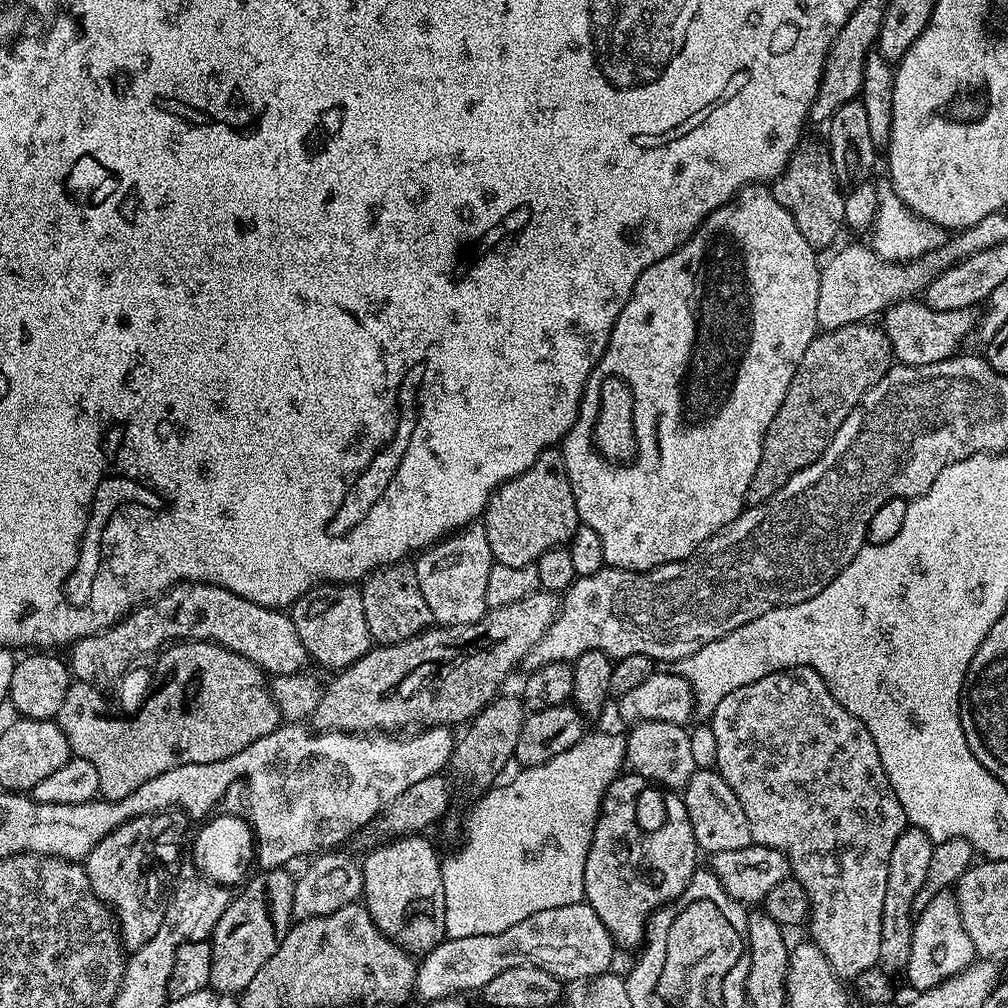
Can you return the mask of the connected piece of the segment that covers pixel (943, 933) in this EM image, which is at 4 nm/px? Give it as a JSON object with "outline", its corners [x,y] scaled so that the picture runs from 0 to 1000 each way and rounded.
{"outline":[[[938,883],[924,891],[923,897],[908,910],[903,935],[903,950],[899,967],[906,981],[931,978],[970,951],[968,939],[954,919],[950,895],[943,884]]]}

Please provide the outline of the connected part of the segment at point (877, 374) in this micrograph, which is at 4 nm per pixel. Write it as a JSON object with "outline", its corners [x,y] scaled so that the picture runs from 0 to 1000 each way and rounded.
{"outline":[[[854,319],[829,325],[826,329],[814,328],[804,339],[788,367],[779,397],[760,427],[756,454],[752,466],[748,466],[748,474],[744,474],[740,493],[743,501],[760,499],[788,474],[788,470],[811,456],[825,438],[831,423],[849,406],[854,393],[881,370],[887,357],[885,344],[876,324],[869,322],[868,325],[865,321],[868,320]]]}

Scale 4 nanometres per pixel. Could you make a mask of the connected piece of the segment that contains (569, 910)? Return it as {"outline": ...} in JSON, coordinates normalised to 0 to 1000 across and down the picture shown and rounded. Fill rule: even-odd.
{"outline":[[[582,895],[566,897],[565,899],[550,899],[550,903],[534,903],[534,907],[526,907],[518,915],[506,919],[506,923],[498,923],[494,927],[474,927],[470,931],[441,931],[431,942],[420,945],[413,961],[412,987],[417,987],[422,994],[438,992],[442,988],[461,986],[478,982],[486,970],[494,970],[498,962],[506,962],[510,958],[537,960],[557,974],[563,972],[579,972],[590,970],[608,959],[607,947],[612,947],[613,941],[607,935],[605,923],[597,919],[597,911],[589,907]]]}

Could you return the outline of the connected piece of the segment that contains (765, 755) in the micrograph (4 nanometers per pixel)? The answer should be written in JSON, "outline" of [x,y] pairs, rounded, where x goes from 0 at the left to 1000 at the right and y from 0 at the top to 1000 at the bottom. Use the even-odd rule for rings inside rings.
{"outline":[[[780,663],[776,667],[765,667],[760,673],[752,673],[752,677],[744,677],[744,681],[732,681],[728,688],[720,688],[716,696],[706,705],[704,720],[708,724],[708,736],[712,736],[709,765],[728,784],[732,796],[736,796],[736,804],[740,804],[740,812],[744,814],[744,827],[747,837],[770,841],[782,852],[785,868],[798,879],[802,888],[804,904],[800,922],[805,936],[811,937],[823,958],[834,973],[848,973],[855,962],[863,962],[873,956],[873,939],[875,938],[875,895],[879,891],[879,867],[883,847],[887,844],[887,835],[891,827],[899,820],[897,805],[879,772],[879,764],[875,760],[875,752],[871,748],[871,740],[867,732],[863,732],[863,724],[847,708],[843,708],[823,688],[819,677],[806,663]]]}

